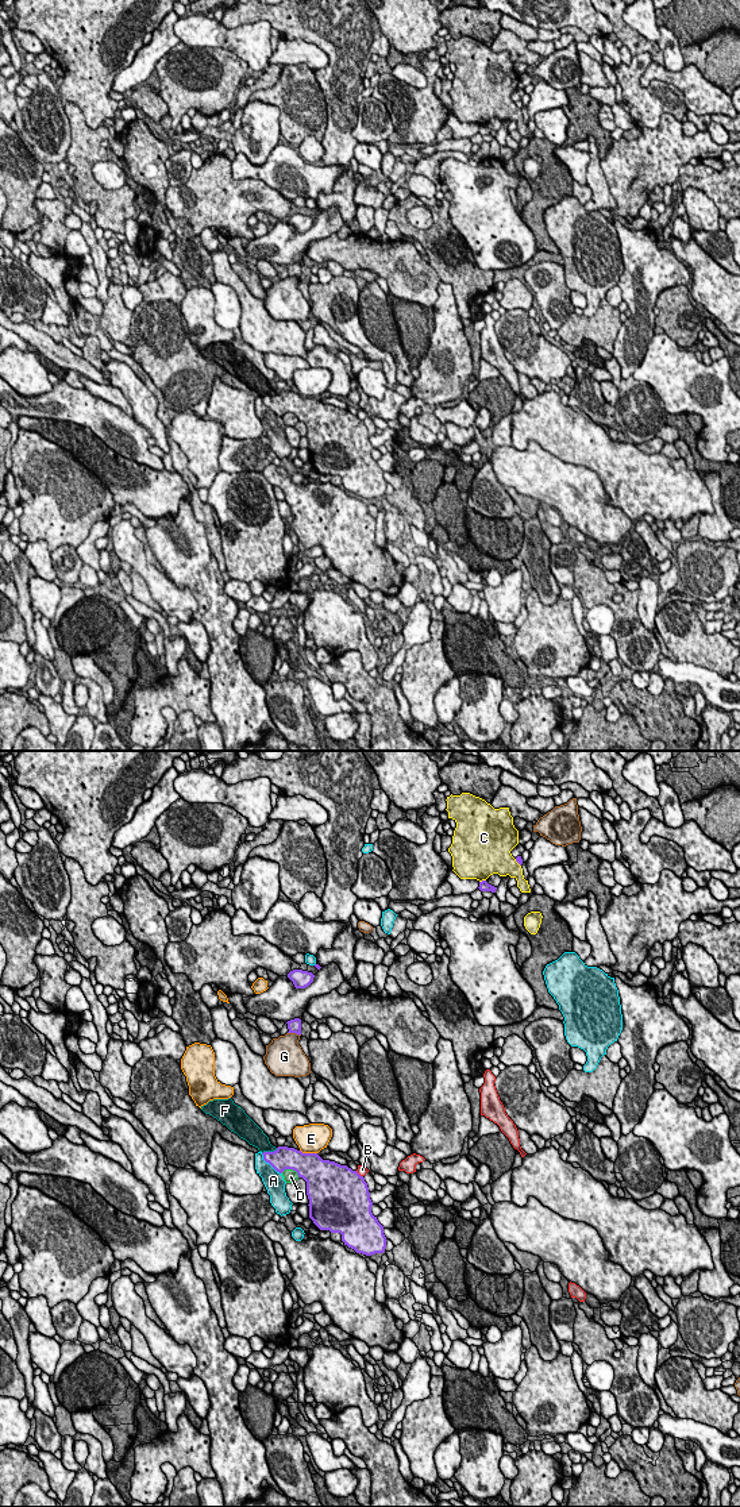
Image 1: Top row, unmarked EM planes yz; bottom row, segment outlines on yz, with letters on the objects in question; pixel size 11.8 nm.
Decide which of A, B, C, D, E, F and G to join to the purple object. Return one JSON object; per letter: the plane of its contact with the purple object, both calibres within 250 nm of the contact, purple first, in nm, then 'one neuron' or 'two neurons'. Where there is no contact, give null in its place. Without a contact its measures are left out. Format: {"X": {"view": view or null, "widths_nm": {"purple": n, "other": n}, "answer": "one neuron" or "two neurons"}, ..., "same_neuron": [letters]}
{"A": {"view": "yz", "widths_nm": {"purple": 280, "other": 240}, "answer": "two neurons"}, "B": {"view": "yz", "widths_nm": {"purple": 500, "other": 120}, "answer": "two neurons"}, "C": {"view": "yz", "widths_nm": {"purple": 130, "other": 460}, "answer": "two neurons"}, "D": {"view": "yz", "widths_nm": {"purple": 340, "other": 160}, "answer": "two neurons"}, "E": {"view": "yz", "widths_nm": {"purple": 340, "other": 360}, "answer": "two neurons"}, "F": {"view": "yz", "widths_nm": {"purple": 280, "other": 220}, "answer": "two neurons"}, "G": {"view": "yz", "widths_nm": {"purple": 160, "other": 340}, "answer": "two neurons"}, "same_neuron": []}

